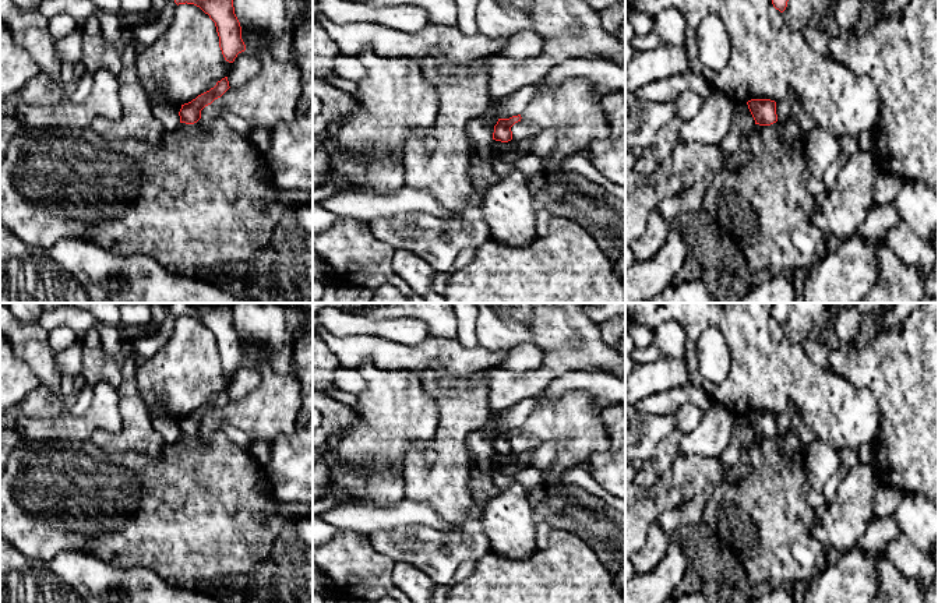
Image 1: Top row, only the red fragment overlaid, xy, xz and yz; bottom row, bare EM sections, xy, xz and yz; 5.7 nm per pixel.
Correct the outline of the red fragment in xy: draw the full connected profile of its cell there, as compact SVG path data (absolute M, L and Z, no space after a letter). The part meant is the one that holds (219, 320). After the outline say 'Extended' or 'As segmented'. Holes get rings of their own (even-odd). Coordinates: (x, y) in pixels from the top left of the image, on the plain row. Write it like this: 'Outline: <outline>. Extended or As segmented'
Outline: M176 303L174 315L194 317L215 335L219 349L219 360L226 374L233 375L239 366L246 363L241 352L241 339L234 327L232 303L214 303L207 311L197 311L194 303Z. As segmented

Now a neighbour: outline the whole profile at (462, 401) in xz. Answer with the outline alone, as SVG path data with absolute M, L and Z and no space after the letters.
M427 373L423 388L438 410L438 424L430 444L436 459L429 466L403 465L403 497L429 504L442 521L463 529L469 509L479 498L469 486L475 462L466 438L491 415L487 374L440 377Z

